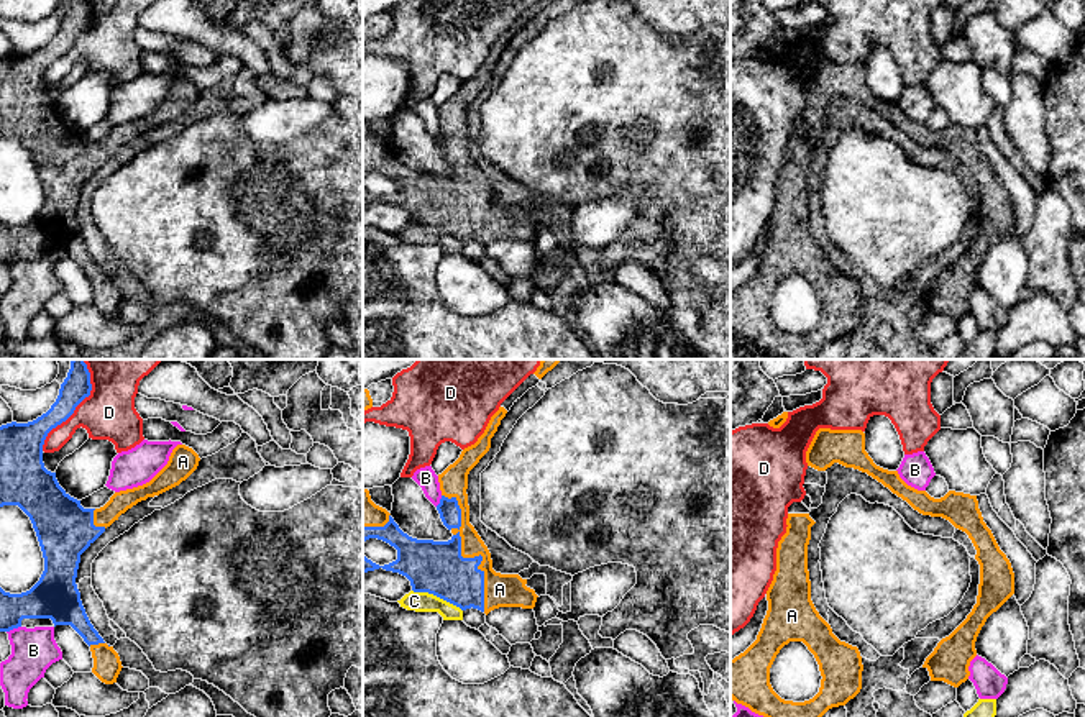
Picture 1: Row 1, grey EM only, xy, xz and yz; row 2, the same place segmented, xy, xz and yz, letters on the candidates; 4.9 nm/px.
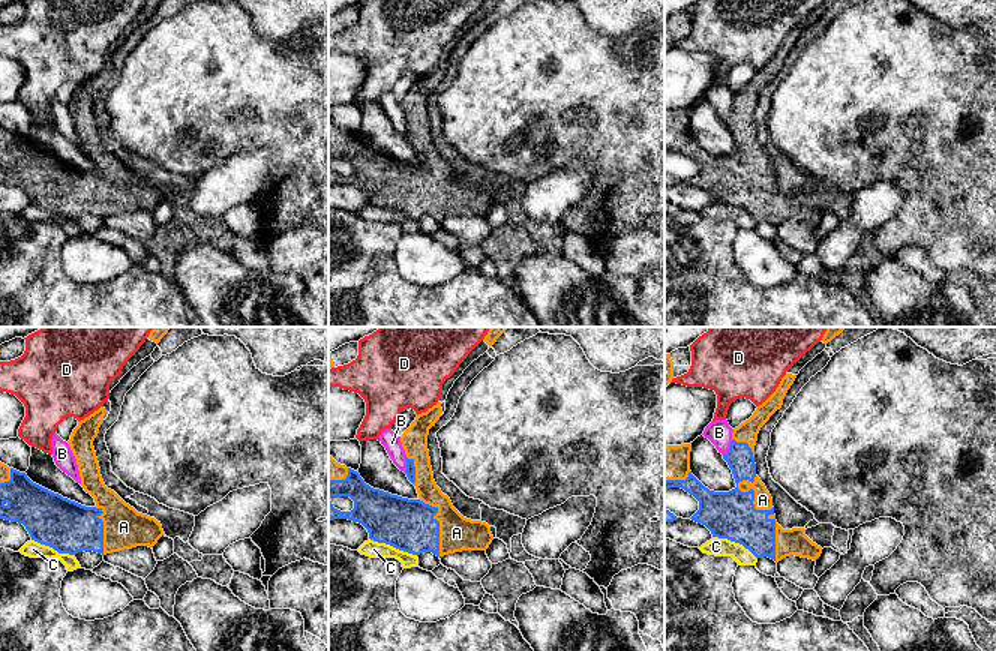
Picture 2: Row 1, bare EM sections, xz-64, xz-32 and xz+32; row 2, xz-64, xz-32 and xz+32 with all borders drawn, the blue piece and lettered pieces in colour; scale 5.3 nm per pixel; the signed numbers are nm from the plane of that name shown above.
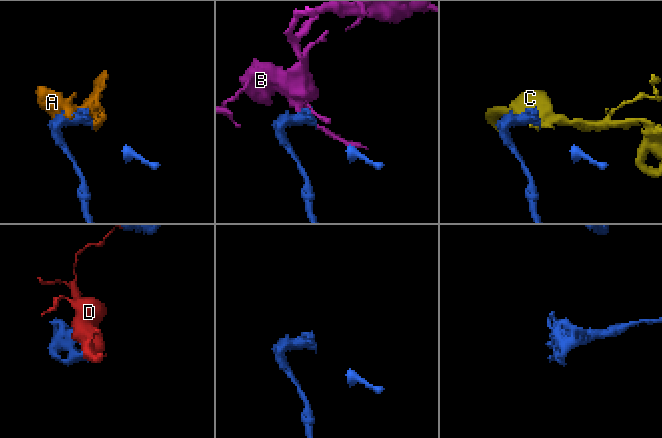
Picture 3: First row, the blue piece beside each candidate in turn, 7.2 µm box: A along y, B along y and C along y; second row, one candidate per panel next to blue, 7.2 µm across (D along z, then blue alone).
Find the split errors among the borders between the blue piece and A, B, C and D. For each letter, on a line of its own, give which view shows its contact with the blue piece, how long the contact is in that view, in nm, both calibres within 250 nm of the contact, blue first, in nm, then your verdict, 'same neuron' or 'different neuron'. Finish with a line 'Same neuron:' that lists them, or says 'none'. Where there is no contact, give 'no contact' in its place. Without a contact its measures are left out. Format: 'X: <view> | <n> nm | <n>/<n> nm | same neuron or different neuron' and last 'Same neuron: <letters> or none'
A: xz | 600 nm | 260/160 nm | same neuron
B: xz | 70 nm | 110/100 nm | different neuron
C: xz | 260 nm | 260/100 nm | different neuron
D: xy | 500 nm | 140/260 nm | different neuron
Same neuron: A

